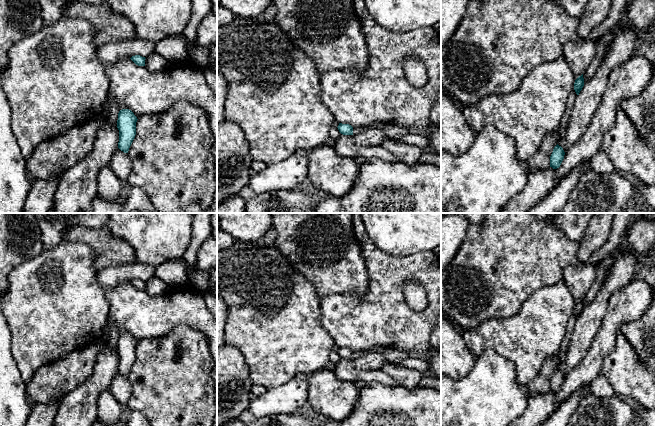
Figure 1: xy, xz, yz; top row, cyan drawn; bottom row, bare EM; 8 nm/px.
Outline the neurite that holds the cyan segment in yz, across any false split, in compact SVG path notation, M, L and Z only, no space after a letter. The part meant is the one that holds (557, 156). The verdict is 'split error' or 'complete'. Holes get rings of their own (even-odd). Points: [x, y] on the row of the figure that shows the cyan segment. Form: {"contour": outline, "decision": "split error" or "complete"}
{"contour": "M557 144L550 156L550 167L552 167L553 169L559 168L564 159L564 155L565 152L563 148Z", "decision": "complete"}

